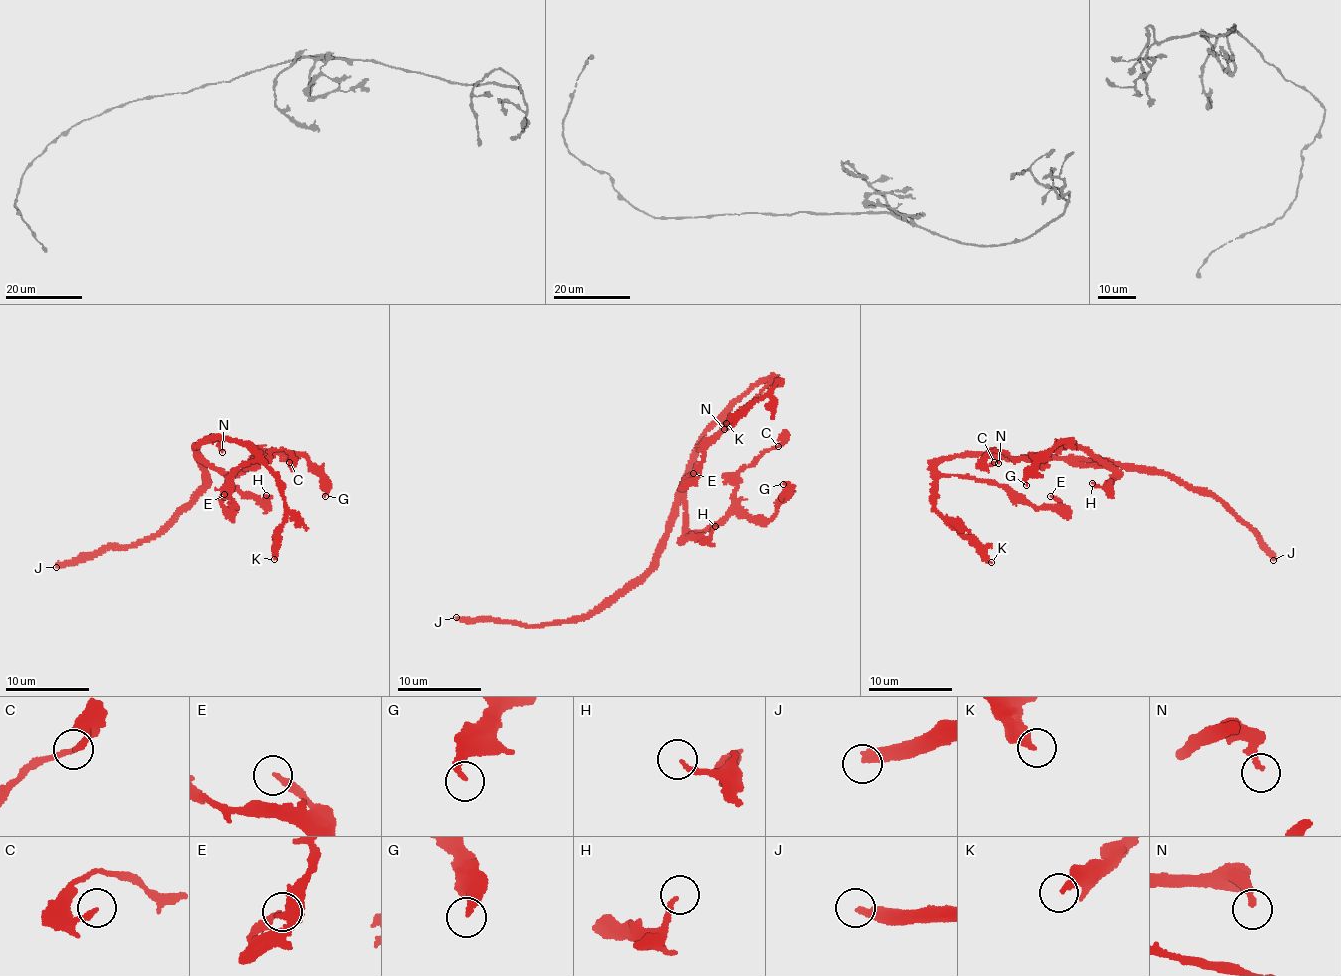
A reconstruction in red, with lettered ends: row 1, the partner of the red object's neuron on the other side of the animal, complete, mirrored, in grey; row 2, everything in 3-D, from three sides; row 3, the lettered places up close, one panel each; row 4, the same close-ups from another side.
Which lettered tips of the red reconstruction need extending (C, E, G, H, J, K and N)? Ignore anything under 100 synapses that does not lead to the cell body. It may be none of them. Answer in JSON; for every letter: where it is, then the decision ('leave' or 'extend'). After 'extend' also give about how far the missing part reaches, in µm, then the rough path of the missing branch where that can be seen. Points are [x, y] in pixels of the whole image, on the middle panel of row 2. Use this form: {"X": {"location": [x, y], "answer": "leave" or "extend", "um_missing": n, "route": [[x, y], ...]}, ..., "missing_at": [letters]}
{"C": {"location": [778, 446], "answer": "leave"}, "E": {"location": [693, 473], "answer": "leave"}, "G": {"location": [783, 484], "answer": "leave"}, "H": {"location": [715, 526], "answer": "leave"}, "J": {"location": [456, 617], "answer": "extend", "um_missing": 110}, "K": {"location": [726, 423], "answer": "leave"}, "N": {"location": [724, 429], "answer": "leave"}, "missing_at": ["J"]}

